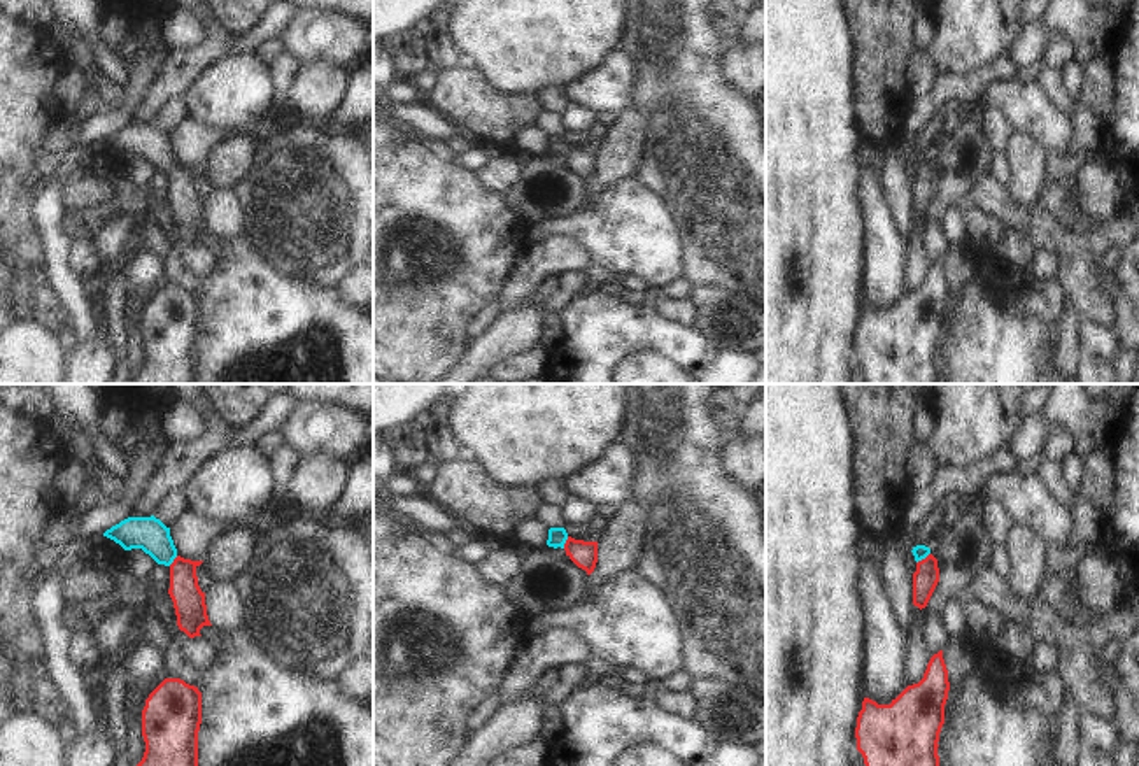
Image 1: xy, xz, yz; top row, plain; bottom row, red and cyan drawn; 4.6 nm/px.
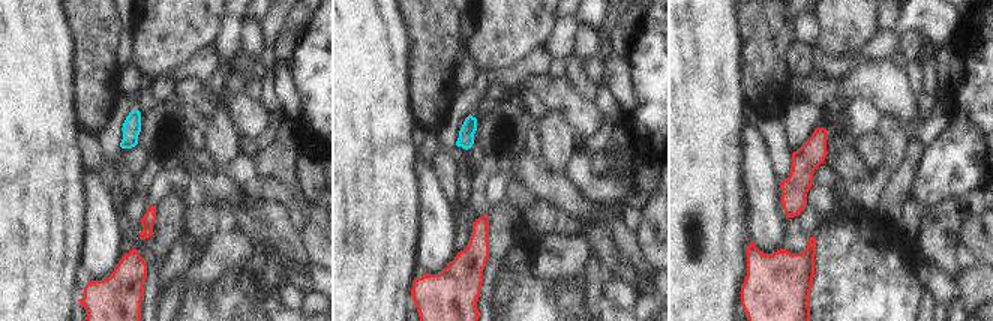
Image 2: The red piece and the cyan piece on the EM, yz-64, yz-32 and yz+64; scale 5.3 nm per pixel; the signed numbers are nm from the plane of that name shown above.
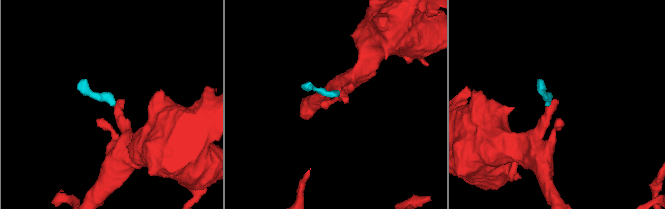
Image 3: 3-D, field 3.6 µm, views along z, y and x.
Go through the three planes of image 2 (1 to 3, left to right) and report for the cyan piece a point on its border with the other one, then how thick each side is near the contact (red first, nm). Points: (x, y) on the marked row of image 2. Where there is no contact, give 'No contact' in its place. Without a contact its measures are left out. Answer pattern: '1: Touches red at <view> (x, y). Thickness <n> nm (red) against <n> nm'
1: No contact
2: No contact
3: No contact.

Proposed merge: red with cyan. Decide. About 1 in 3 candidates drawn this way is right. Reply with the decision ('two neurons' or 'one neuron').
one neuron

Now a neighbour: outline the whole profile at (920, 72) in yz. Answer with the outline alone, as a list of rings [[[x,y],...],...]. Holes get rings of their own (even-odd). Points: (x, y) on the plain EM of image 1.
[[[915,49],[906,65],[906,82],[909,95],[920,98],[934,89],[937,70],[927,49]]]

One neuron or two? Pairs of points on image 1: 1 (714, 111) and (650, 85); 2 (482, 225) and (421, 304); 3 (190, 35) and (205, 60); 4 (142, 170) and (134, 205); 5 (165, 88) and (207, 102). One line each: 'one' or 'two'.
1: one
2: one
3: two
4: two
5: two

